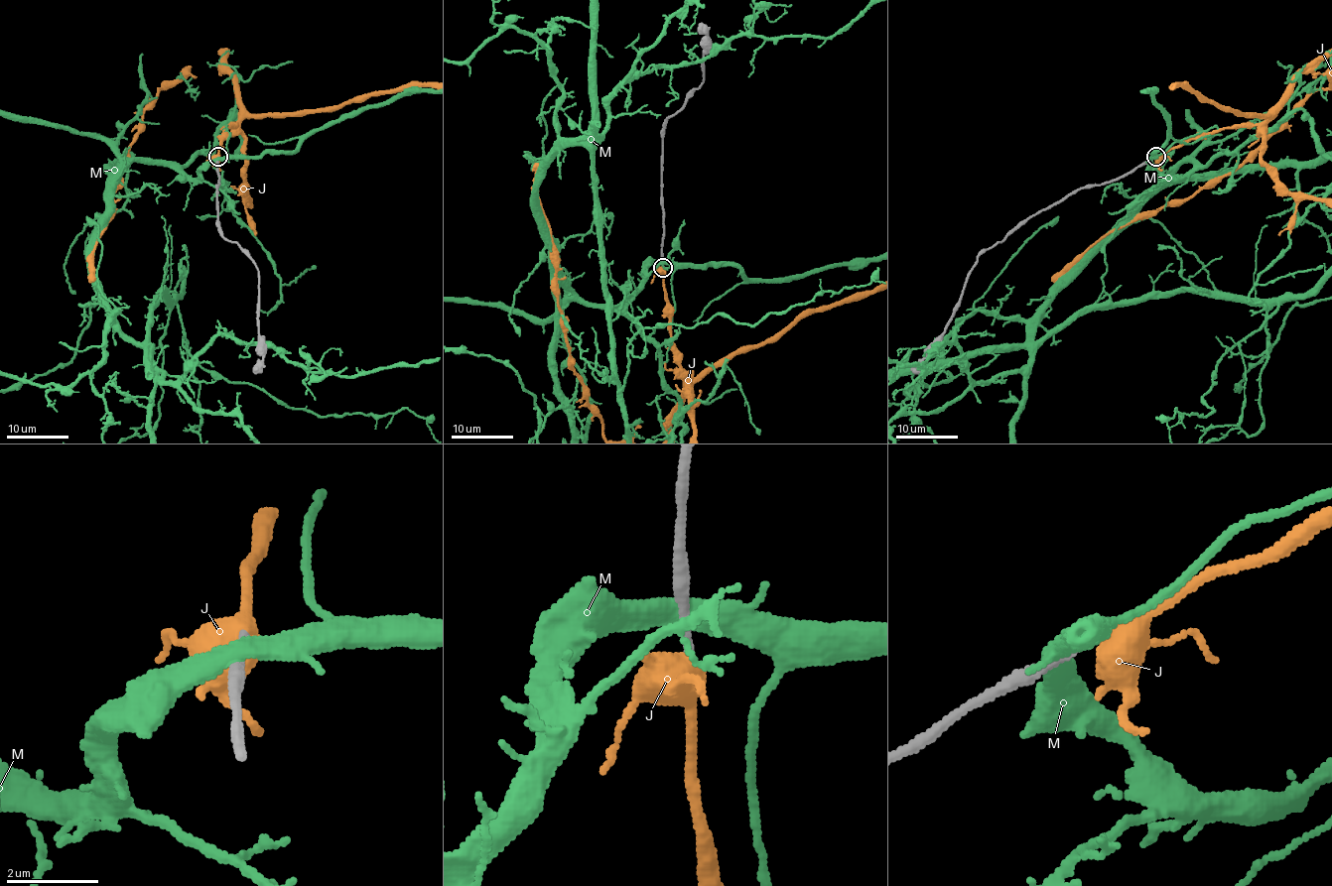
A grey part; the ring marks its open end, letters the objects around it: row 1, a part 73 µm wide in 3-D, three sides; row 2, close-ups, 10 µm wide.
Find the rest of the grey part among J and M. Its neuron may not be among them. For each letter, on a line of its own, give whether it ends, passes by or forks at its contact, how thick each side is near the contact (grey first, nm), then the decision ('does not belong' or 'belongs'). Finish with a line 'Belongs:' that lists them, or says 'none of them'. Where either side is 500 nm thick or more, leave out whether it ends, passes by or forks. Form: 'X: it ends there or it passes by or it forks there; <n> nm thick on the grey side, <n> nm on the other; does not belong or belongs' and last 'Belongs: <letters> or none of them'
J: it passes by; 180 nm thick on the grey side, 480 nm on the other; belongs
M: it passes by; 320 nm thick on the grey side, 480 nm on the other; does not belong
Belongs: J

